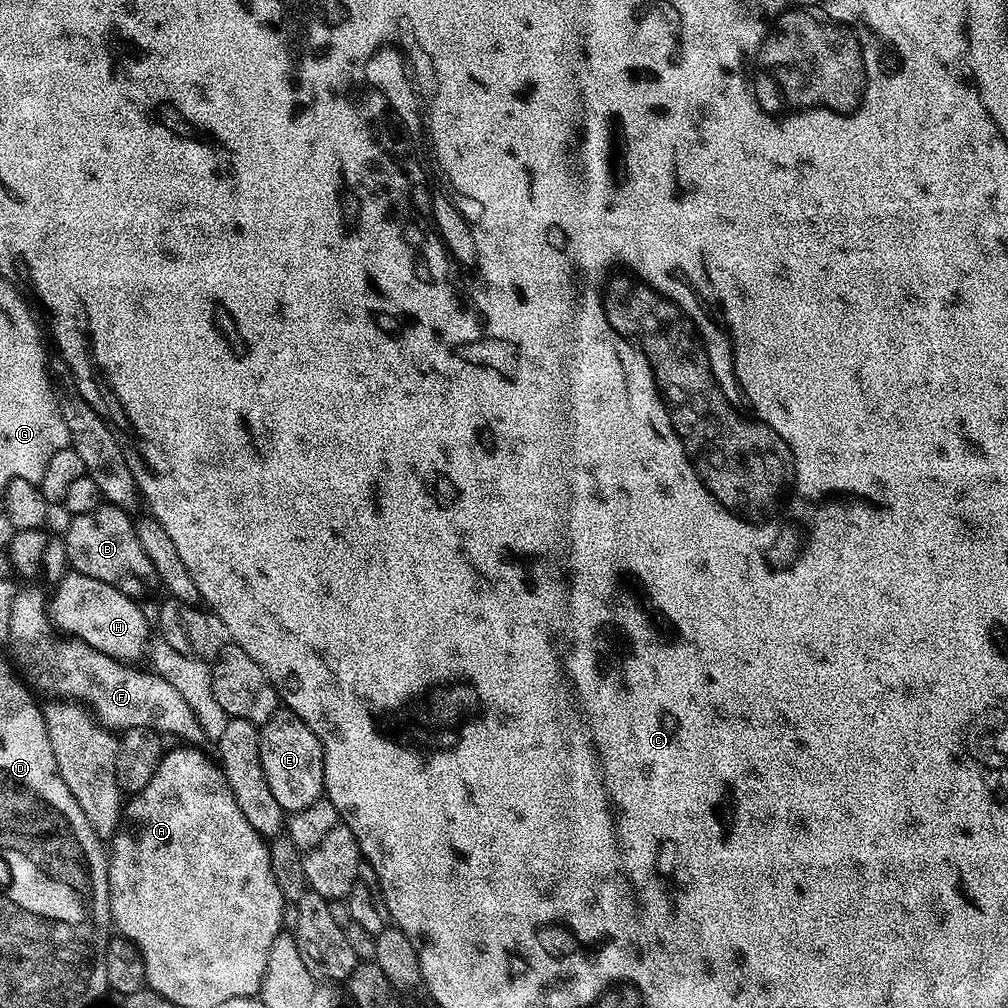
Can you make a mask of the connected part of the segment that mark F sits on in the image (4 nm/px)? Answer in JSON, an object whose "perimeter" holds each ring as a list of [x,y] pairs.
{"perimeter":[[[21,587],[10,606],[6,647],[9,648],[7,651],[11,659],[18,665],[19,675],[37,693],[45,692],[48,698],[70,700],[84,705],[110,730],[151,728],[157,734],[169,732],[172,736],[181,736],[184,739],[181,741],[188,746],[205,743],[204,727],[198,722],[194,712],[186,706],[182,694],[178,694],[178,690],[174,690],[170,682],[157,676],[155,671],[143,672],[140,666],[102,654],[83,640],[61,638],[53,632],[46,592],[44,596],[40,588]]]}

